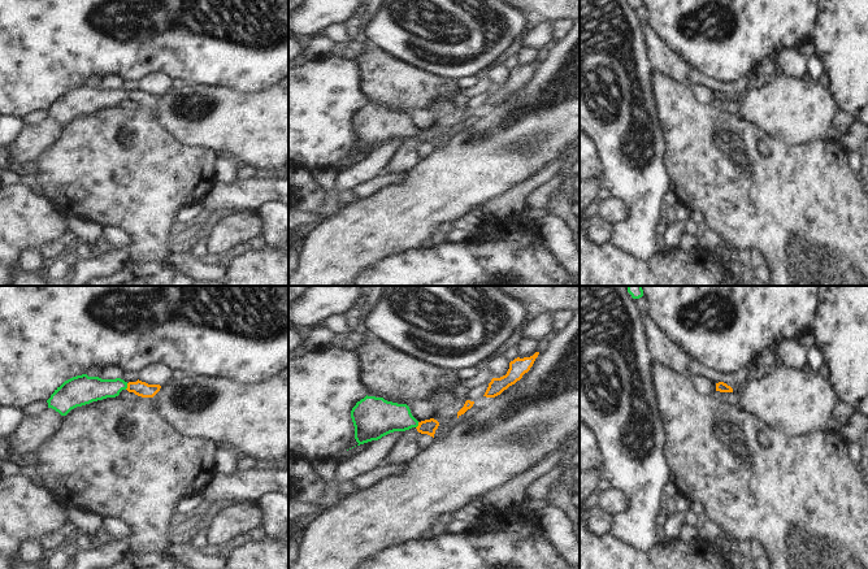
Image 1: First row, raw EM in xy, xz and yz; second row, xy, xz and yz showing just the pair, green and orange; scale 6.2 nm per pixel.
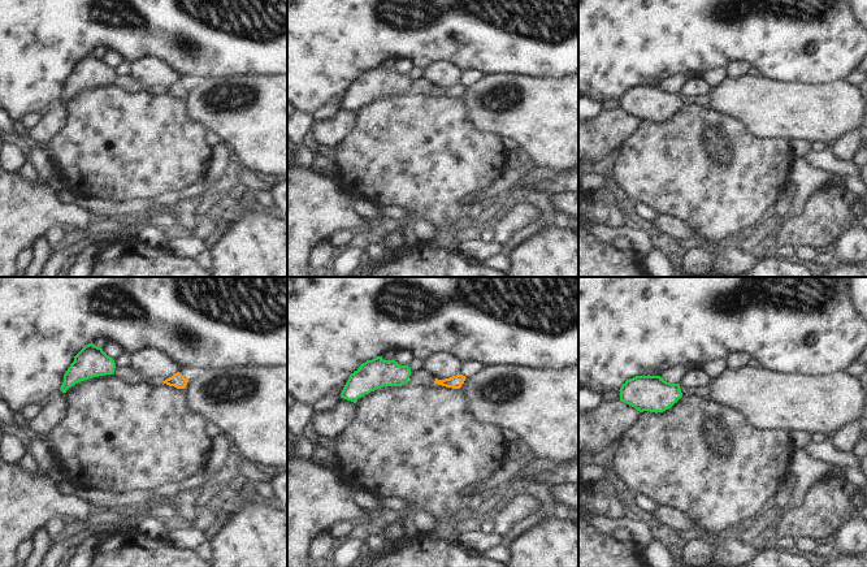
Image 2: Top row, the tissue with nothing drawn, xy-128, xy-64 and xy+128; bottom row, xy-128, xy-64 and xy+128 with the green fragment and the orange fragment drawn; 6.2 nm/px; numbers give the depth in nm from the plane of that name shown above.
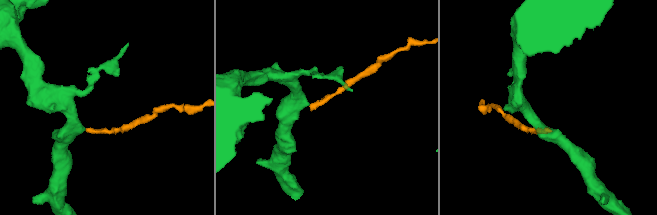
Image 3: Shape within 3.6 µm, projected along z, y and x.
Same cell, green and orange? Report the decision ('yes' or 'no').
yes

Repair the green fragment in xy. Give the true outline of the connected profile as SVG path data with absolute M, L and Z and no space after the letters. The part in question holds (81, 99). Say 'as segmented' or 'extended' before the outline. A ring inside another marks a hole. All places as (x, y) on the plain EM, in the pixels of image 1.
extended | M82 83L65 90L55 99L47 112L48 117L55 118L61 125L66 125L77 116L107 107L116 107L122 99L127 99L142 107L153 107L160 97L160 94L148 94L139 88L127 92L121 87L101 88Z

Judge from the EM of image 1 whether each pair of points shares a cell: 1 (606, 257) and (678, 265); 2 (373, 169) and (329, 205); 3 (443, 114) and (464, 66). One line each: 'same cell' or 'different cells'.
1: same cell
2: same cell
3: different cells

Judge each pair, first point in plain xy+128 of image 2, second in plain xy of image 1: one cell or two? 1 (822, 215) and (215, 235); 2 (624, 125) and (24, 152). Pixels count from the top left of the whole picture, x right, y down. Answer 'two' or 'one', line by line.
1: one
2: one

